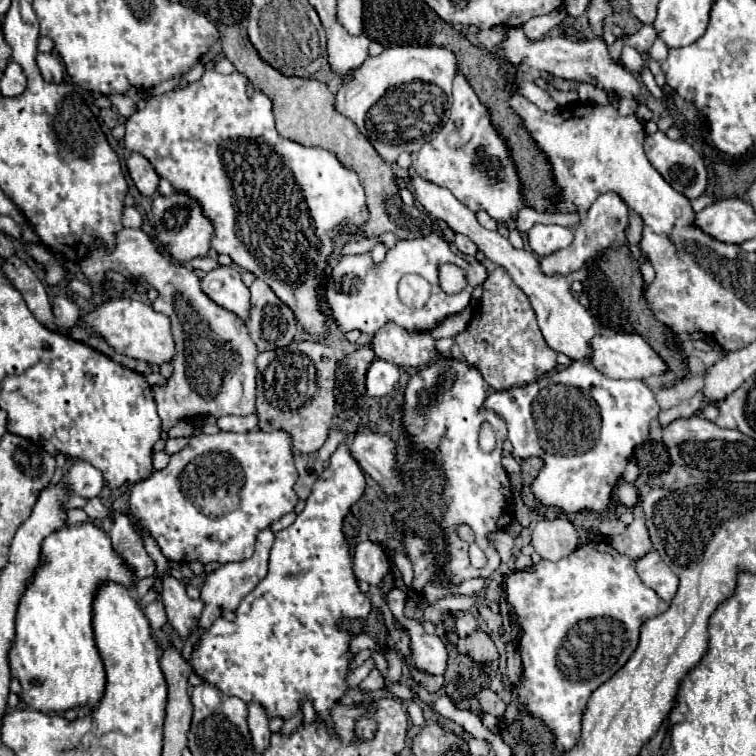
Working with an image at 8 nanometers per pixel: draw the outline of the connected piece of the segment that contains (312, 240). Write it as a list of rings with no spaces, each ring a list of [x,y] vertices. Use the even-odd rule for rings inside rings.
[[[207,68],[205,74],[203,74],[203,78],[199,82],[189,84],[189,86],[181,88],[181,90],[165,92],[161,96],[155,96],[151,100],[147,100],[147,104],[145,104],[143,110],[139,110],[131,118],[127,118],[127,132],[125,132],[123,142],[125,142],[125,146],[131,152],[143,154],[153,164],[153,168],[157,170],[157,174],[163,176],[163,178],[167,178],[173,184],[175,190],[187,192],[189,196],[193,196],[193,198],[197,198],[201,202],[203,212],[207,214],[207,218],[215,226],[215,232],[213,232],[213,238],[211,238],[211,246],[217,250],[217,254],[227,254],[235,262],[235,266],[239,266],[243,270],[249,270],[257,278],[261,278],[263,282],[267,282],[269,288],[277,294],[277,298],[281,302],[285,302],[293,310],[295,320],[299,322],[299,326],[307,334],[327,336],[327,318],[325,318],[325,314],[321,312],[321,306],[319,306],[319,298],[321,298],[319,296],[319,288],[327,280],[329,256],[337,248],[337,236],[347,234],[349,230],[357,232],[361,228],[361,224],[365,224],[365,220],[369,218],[369,212],[365,210],[363,186],[361,186],[357,174],[351,168],[347,168],[345,164],[341,164],[341,160],[333,152],[317,148],[317,146],[303,146],[299,142],[283,138],[277,132],[277,128],[275,128],[275,120],[273,120],[273,112],[271,112],[271,100],[261,90],[257,90],[253,94],[253,98],[249,98],[247,96],[247,86],[249,86],[249,78],[243,76],[243,74],[239,74],[239,72],[233,72],[233,74],[227,76],[227,74],[219,74],[213,68]]]

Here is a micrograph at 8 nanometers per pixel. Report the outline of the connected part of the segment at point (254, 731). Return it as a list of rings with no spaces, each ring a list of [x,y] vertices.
[[[257,702],[249,704],[249,730],[251,730],[251,736],[253,736],[255,750],[263,752],[269,746],[271,730],[269,730],[269,714]]]

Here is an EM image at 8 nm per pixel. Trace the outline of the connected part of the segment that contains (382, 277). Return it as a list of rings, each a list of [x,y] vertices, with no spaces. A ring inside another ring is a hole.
[[[435,232],[429,238],[421,236],[421,238],[413,238],[413,240],[399,240],[393,248],[387,250],[387,256],[381,264],[375,264],[369,254],[345,256],[331,272],[325,296],[333,310],[337,324],[345,332],[351,332],[357,328],[365,334],[375,334],[387,322],[395,322],[397,326],[405,328],[407,332],[431,332],[439,322],[443,322],[445,318],[453,316],[453,314],[459,314],[461,310],[467,308],[467,304],[471,302],[473,288],[483,284],[485,276],[487,276],[485,268],[467,268],[467,262],[451,252],[449,242],[443,238],[443,234]],[[443,262],[453,262],[467,270],[469,284],[463,292],[449,296],[439,288],[437,266]],[[403,274],[419,274],[433,284],[431,298],[421,310],[407,308],[405,304],[401,304],[401,300],[397,296],[397,282]]]

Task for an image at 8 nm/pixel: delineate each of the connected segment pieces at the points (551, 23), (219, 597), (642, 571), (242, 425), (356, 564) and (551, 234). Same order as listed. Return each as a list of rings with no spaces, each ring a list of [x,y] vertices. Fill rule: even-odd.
[[[561,4],[555,12],[547,14],[547,16],[537,16],[537,18],[531,18],[529,22],[525,22],[525,24],[523,24],[523,30],[525,30],[525,34],[527,34],[531,40],[539,40],[539,38],[543,38],[551,28],[555,28],[565,16],[567,16],[565,4]]]
[[[261,530],[257,536],[257,544],[255,544],[255,554],[249,560],[243,562],[235,562],[235,564],[225,564],[219,570],[215,570],[213,574],[207,576],[203,588],[201,588],[201,600],[205,602],[205,612],[199,618],[199,628],[211,628],[213,620],[221,618],[223,610],[235,612],[241,604],[241,600],[265,578],[267,574],[267,558],[269,558],[269,550],[275,542],[275,534],[271,530]]]
[[[651,550],[641,560],[637,560],[635,564],[637,564],[637,574],[639,574],[641,582],[645,586],[653,588],[661,600],[671,602],[675,592],[677,592],[679,580],[669,570],[669,566],[661,560],[661,556],[657,556],[657,552]]]
[[[257,414],[249,416],[223,416],[217,420],[217,426],[223,432],[249,432],[257,428]]]
[[[361,542],[353,552],[353,574],[359,582],[377,586],[387,574],[391,562],[387,550],[379,542]]]
[[[535,224],[529,232],[529,246],[539,256],[551,256],[553,252],[559,252],[561,248],[567,248],[573,242],[573,230],[563,226],[551,226],[551,224]]]

